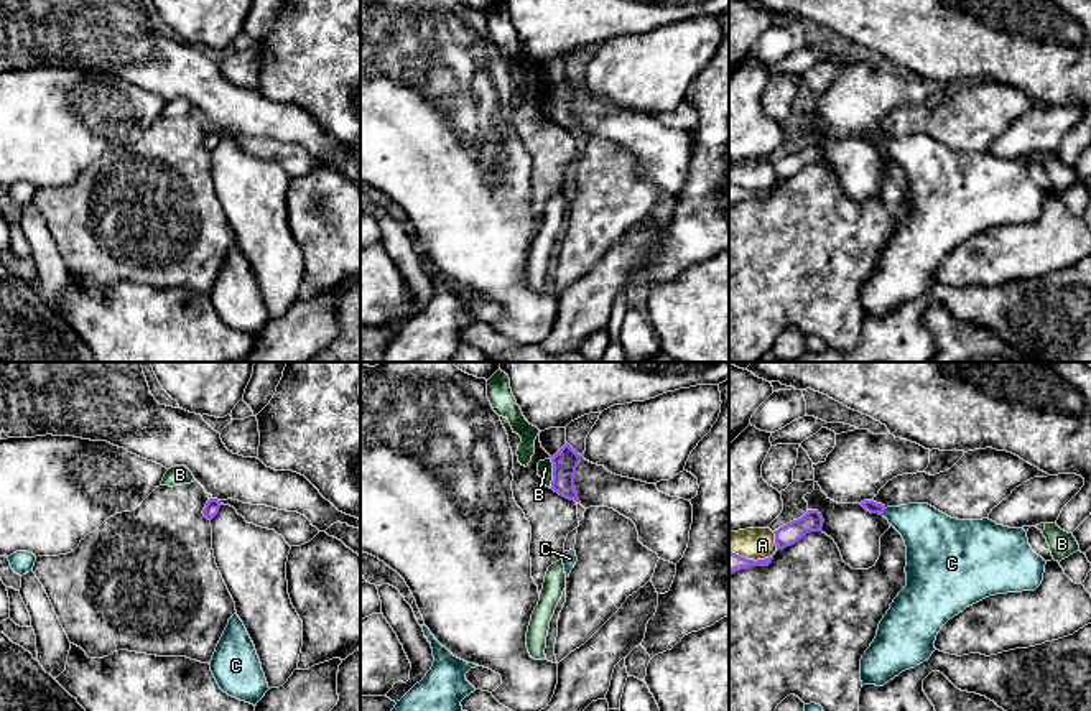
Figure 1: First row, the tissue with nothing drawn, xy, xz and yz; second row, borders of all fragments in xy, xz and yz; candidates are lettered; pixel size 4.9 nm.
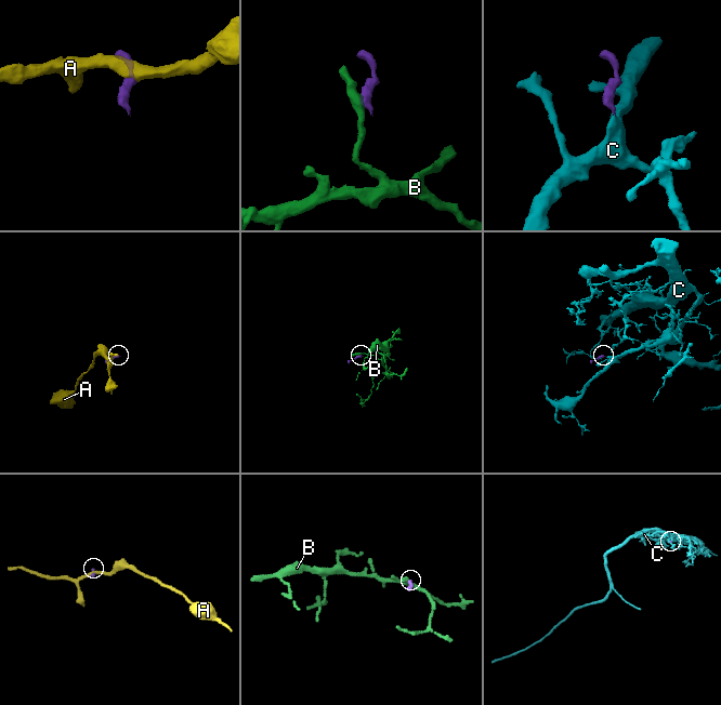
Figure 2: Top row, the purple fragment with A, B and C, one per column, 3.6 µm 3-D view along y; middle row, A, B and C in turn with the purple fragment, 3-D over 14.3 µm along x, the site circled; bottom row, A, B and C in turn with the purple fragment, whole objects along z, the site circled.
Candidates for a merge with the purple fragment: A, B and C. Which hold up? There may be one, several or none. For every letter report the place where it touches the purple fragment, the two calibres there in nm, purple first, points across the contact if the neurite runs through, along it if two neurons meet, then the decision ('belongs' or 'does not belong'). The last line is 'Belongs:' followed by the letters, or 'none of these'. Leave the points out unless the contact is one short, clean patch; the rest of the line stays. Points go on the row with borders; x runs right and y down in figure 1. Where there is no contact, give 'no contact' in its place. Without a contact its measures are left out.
A: meets purple in yz at (761, 560); 100 nm thick on the purple side, 160 nm on the other; does not belong
B: meets purple in xz at (553, 474); 120 nm thick on the purple side, 80 nm on the other; border along xz (550, 460), (552, 487); does not belong
C: meets purple in yz at (882, 512); 60 nm thick on the purple side, 260 nm on the other; runs through yz (869, 506), (882, 512), (917, 522), (928, 534); belongs
Belongs: C

